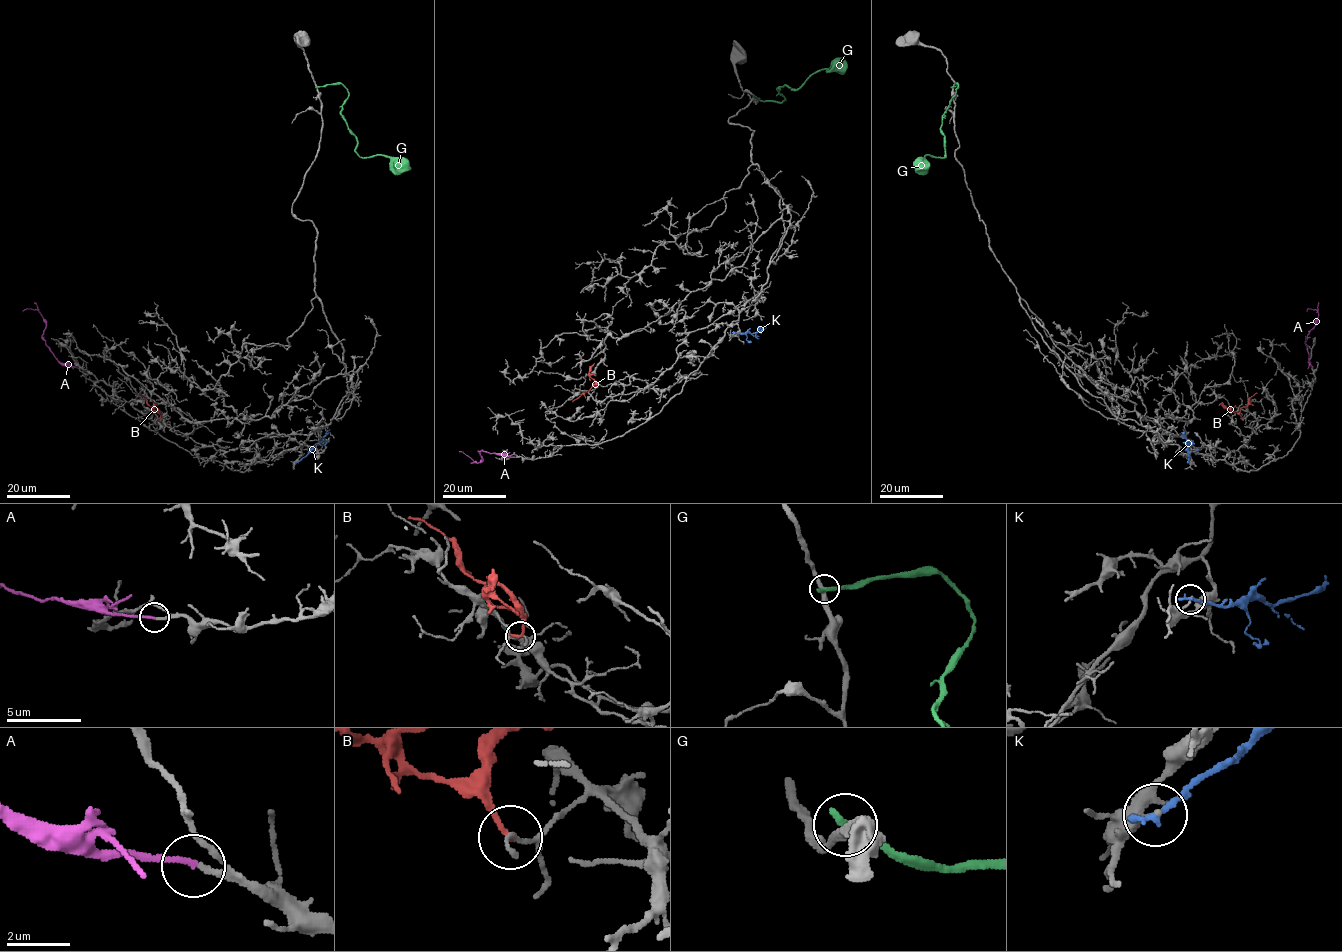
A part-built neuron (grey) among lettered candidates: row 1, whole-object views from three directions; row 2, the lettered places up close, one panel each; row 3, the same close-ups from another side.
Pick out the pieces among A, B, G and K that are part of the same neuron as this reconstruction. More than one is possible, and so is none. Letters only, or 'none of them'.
A

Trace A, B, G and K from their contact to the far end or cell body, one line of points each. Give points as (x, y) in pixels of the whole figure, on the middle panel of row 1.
A: (514, 457), (482, 450), (478, 451), (482, 460), (476, 463), (459, 451)
B: (596, 386), (594, 385), (572, 402)
G: (753, 96), (782, 102), (785, 98), (777, 89), (783, 85), (797, 89), (813, 74), (846, 61)
K: (734, 333), (754, 333), (766, 327)

